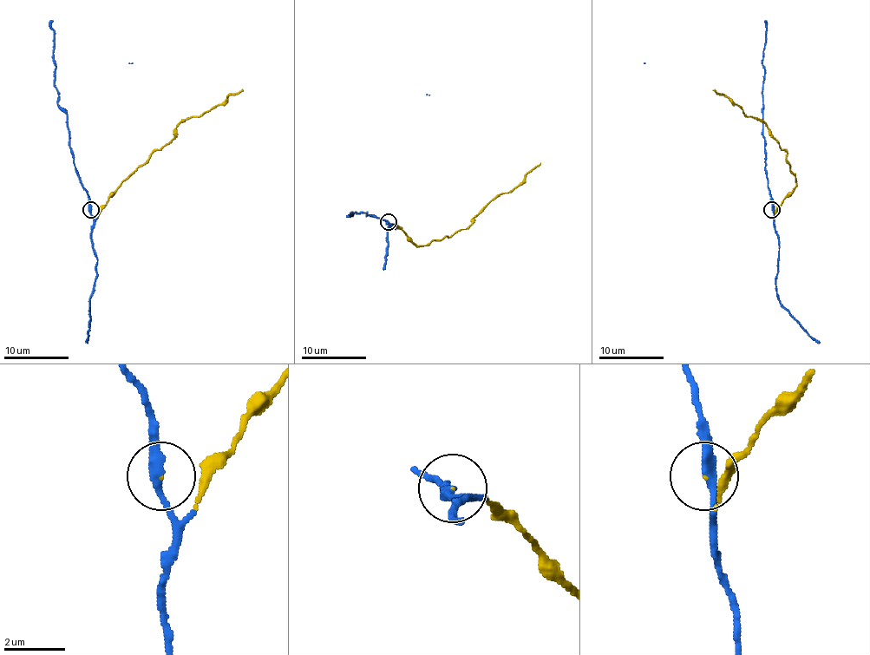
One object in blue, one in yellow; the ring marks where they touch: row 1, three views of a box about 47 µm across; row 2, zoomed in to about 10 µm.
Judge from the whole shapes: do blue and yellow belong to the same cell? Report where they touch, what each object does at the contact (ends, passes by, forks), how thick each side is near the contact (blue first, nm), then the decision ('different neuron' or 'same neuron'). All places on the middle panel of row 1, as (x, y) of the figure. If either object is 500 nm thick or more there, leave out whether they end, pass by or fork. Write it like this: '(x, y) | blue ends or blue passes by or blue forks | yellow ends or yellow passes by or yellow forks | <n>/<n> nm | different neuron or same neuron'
(389, 222) | blue passes by | yellow ends | 320/30 nm | same neuron

